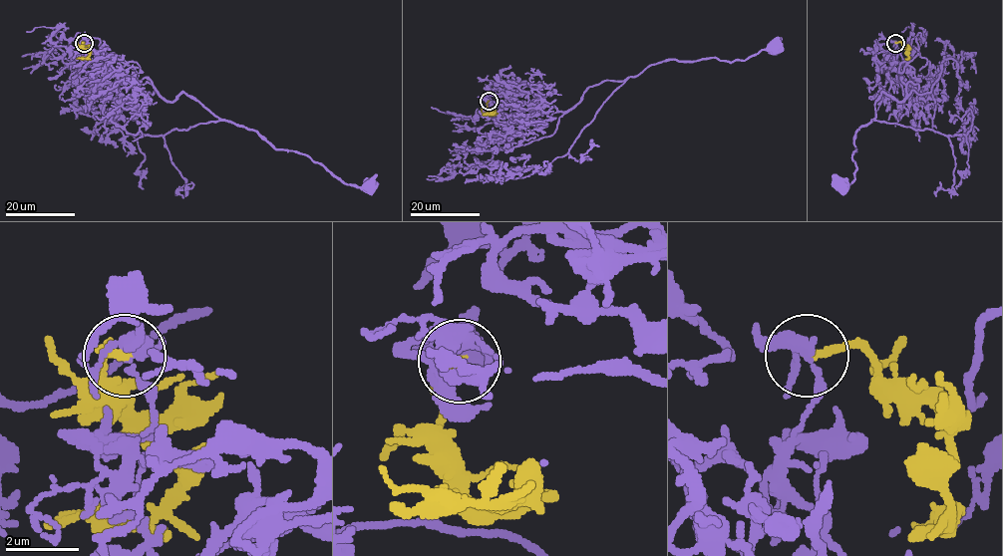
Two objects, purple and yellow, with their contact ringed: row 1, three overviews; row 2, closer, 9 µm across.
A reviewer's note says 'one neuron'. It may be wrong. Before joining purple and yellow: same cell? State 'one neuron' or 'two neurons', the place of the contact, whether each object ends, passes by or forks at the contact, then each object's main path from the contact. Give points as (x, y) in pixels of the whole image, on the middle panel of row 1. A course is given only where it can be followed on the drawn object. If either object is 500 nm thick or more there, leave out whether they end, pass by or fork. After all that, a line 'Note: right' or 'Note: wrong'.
one neuron; at (489, 101); purple forks there; yellow ends there; purple runs (489, 101), (524, 92), (535, 106), (566, 112), (588, 88), (635, 77), (651, 65), (745, 60), (777, 45); yellow runs (489, 101), (487, 111), (494, 114), (481, 111)
Note: right

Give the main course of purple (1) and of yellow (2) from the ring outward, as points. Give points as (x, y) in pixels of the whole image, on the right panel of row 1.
1: (895, 43), (886, 80), (900, 78), (906, 97), (875, 100), (853, 138), (854, 178), (839, 186)
2: (895, 43), (899, 42), (908, 49), (908, 58), (905, 59)

